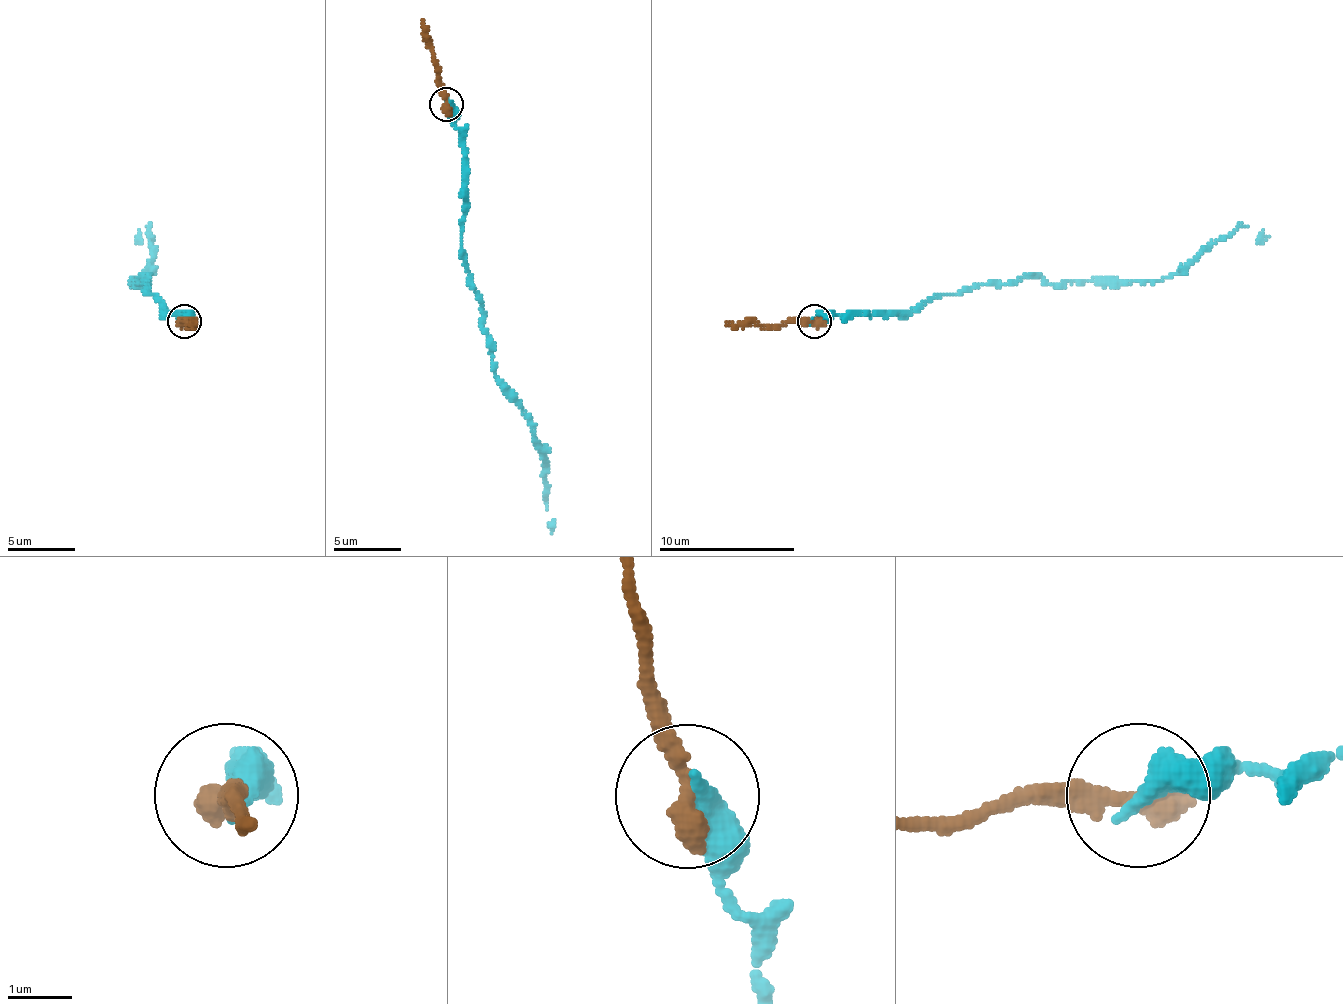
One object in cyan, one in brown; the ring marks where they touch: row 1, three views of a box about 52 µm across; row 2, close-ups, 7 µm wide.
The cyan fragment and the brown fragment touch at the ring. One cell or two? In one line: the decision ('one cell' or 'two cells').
one cell

